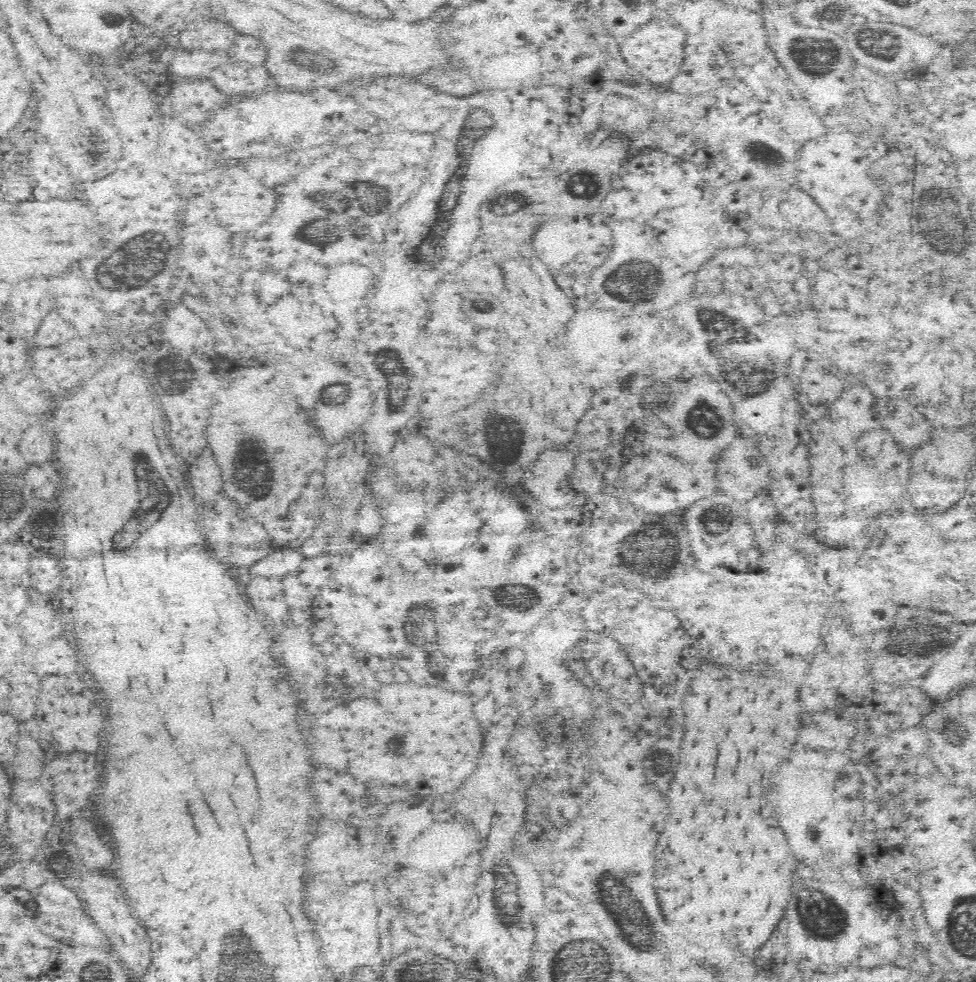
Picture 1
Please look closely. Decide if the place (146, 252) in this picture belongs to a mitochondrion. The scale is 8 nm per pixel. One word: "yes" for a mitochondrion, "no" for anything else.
yes

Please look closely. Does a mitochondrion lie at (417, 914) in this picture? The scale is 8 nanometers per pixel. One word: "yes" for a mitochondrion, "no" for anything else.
no

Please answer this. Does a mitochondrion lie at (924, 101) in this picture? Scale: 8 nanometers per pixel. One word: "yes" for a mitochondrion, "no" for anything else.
no

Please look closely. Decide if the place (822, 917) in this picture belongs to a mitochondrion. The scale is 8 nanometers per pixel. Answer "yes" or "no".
yes

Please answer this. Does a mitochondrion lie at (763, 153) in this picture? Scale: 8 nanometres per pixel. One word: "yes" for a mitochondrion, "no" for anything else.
yes

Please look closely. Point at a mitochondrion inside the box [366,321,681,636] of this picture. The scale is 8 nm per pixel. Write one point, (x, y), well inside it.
(505, 446)

